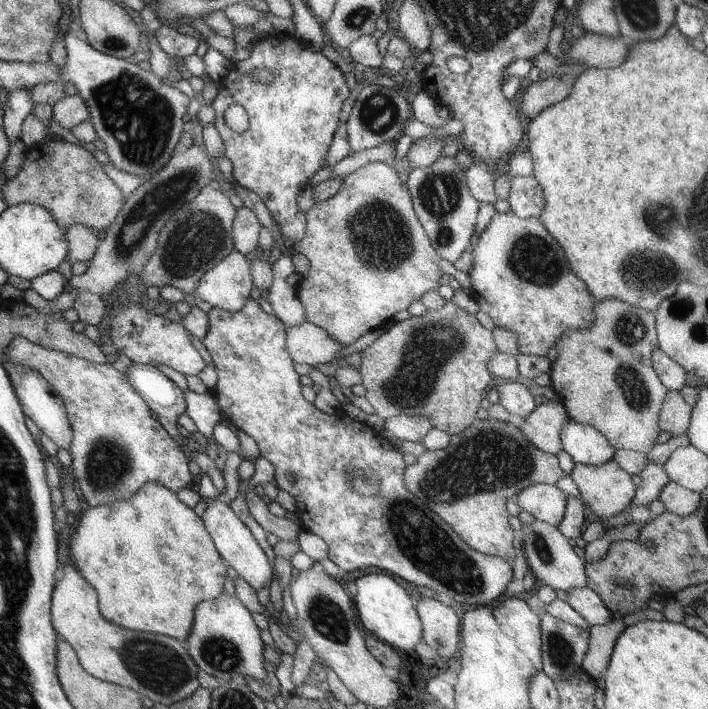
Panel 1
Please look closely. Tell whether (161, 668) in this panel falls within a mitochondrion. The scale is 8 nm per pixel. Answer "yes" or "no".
yes

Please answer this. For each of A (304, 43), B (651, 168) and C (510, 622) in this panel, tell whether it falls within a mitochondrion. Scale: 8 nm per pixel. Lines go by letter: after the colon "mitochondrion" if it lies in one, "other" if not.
A: other
B: other
C: other

